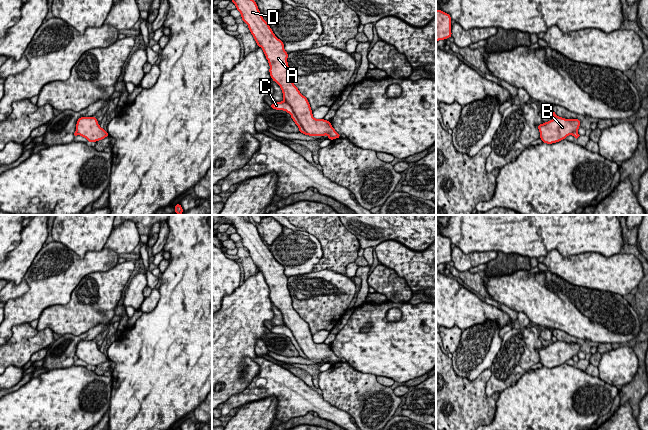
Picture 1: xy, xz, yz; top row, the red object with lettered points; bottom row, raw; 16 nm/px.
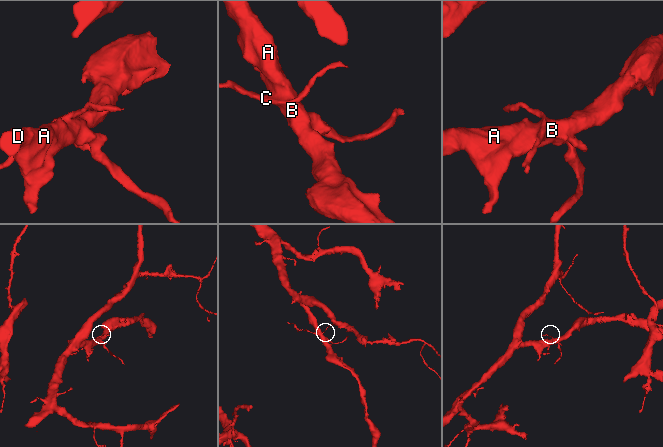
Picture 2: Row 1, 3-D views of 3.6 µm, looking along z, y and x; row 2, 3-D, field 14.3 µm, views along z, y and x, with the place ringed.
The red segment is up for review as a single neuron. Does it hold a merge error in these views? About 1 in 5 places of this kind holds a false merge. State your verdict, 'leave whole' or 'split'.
leave whole

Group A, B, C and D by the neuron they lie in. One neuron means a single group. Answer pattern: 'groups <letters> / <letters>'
groups A B C D

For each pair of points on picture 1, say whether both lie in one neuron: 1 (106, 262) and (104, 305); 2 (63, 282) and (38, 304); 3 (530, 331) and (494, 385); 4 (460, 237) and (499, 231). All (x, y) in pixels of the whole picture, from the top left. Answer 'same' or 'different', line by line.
1: different
2: same
3: same
4: same

